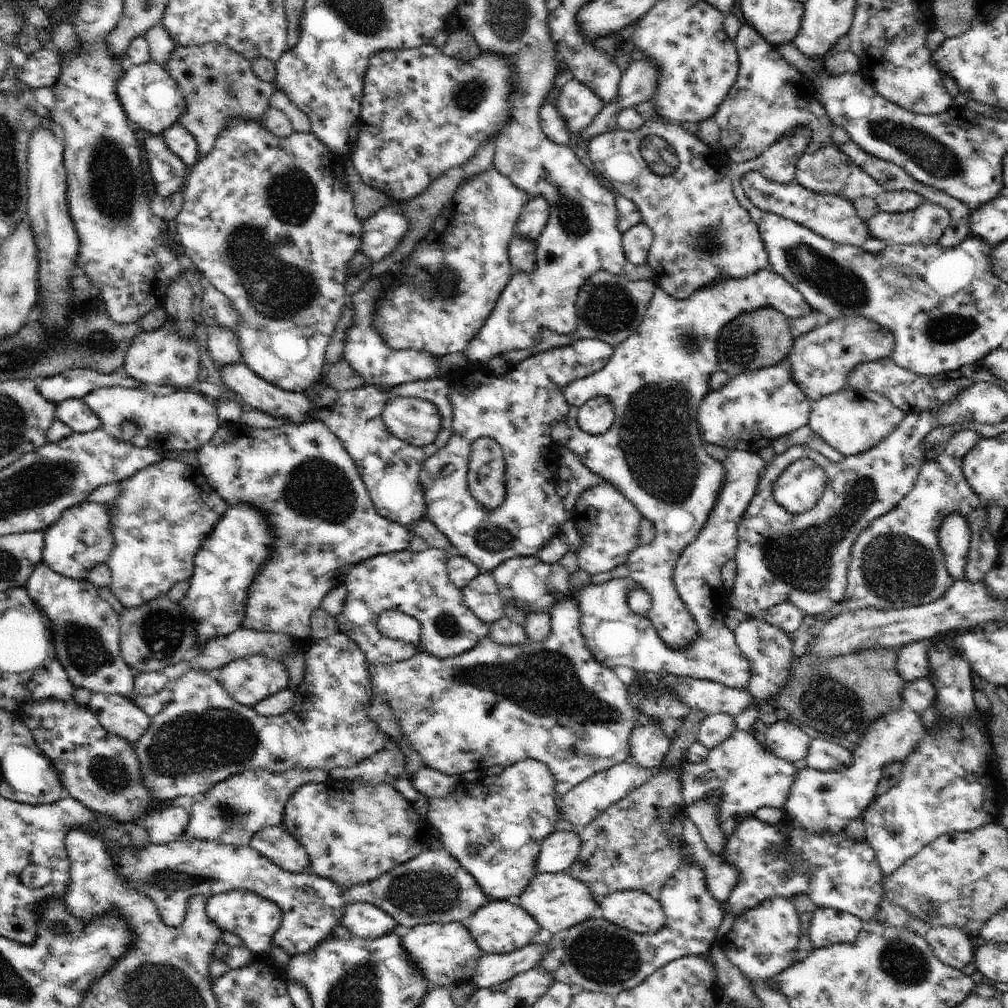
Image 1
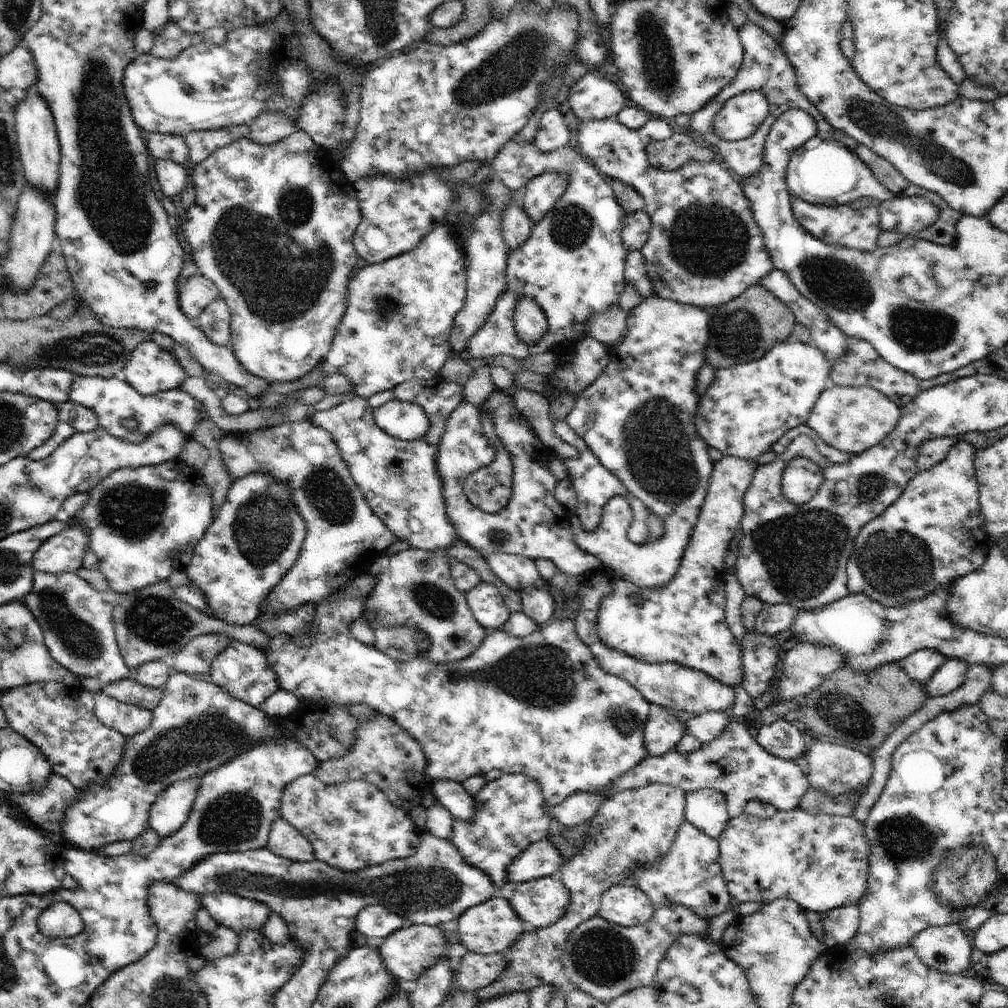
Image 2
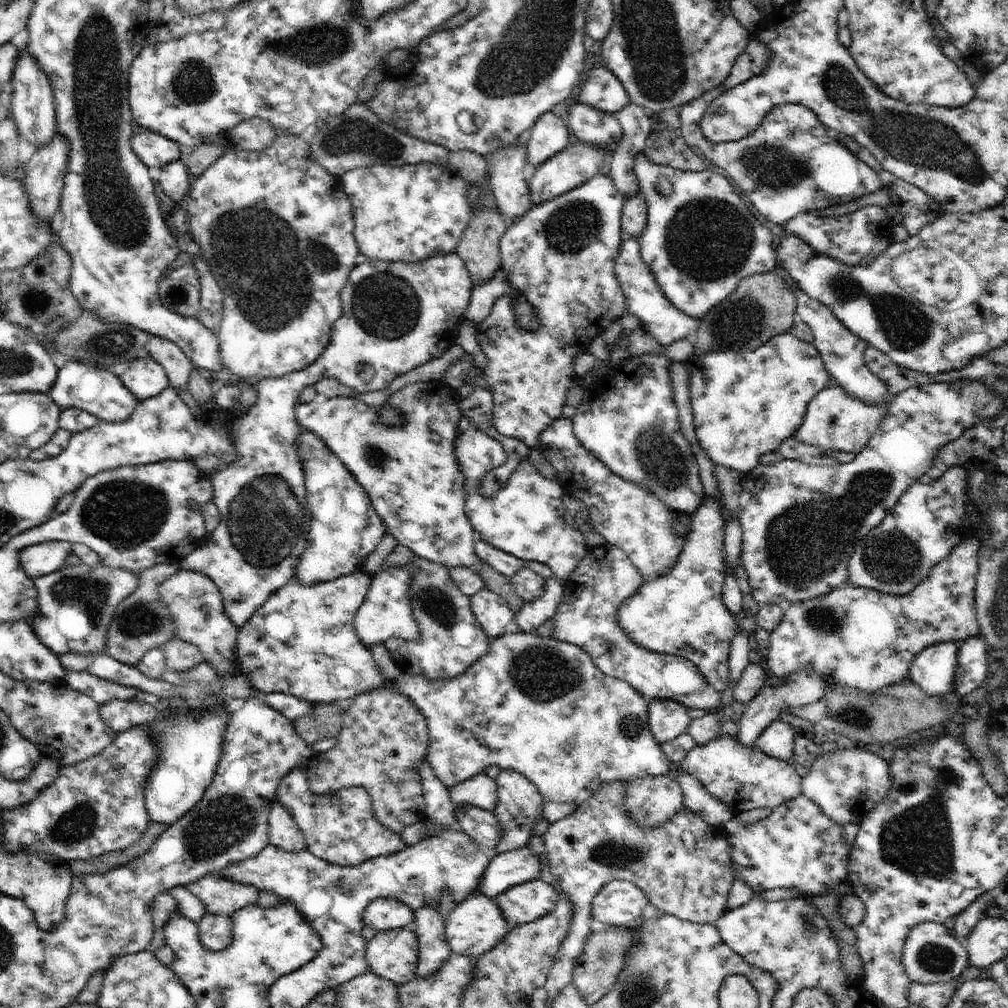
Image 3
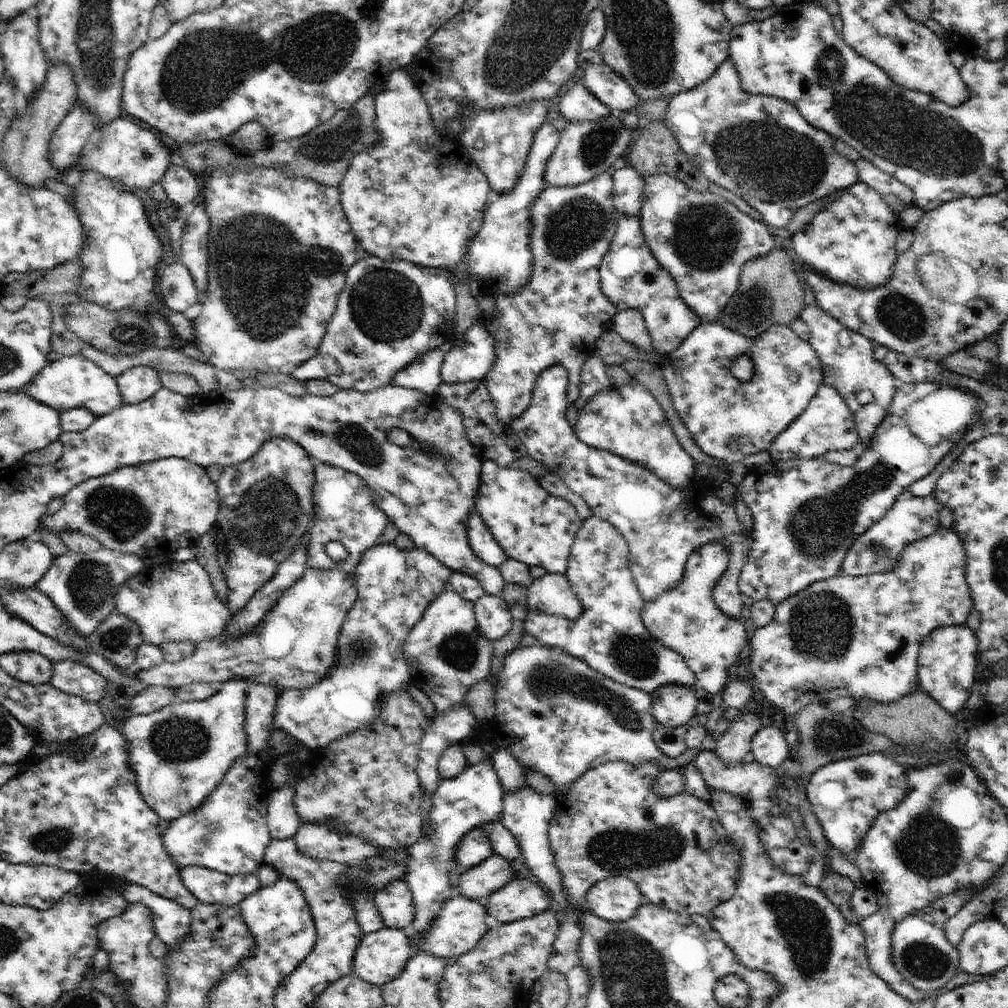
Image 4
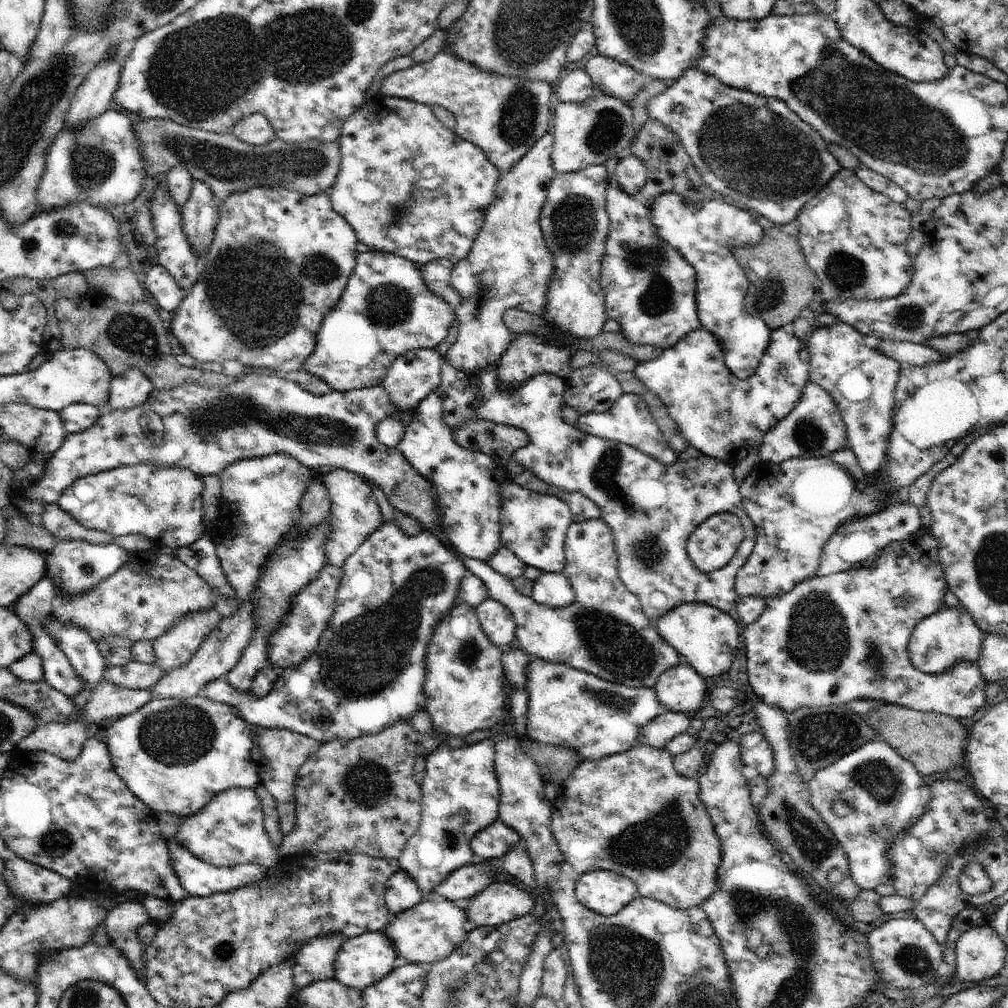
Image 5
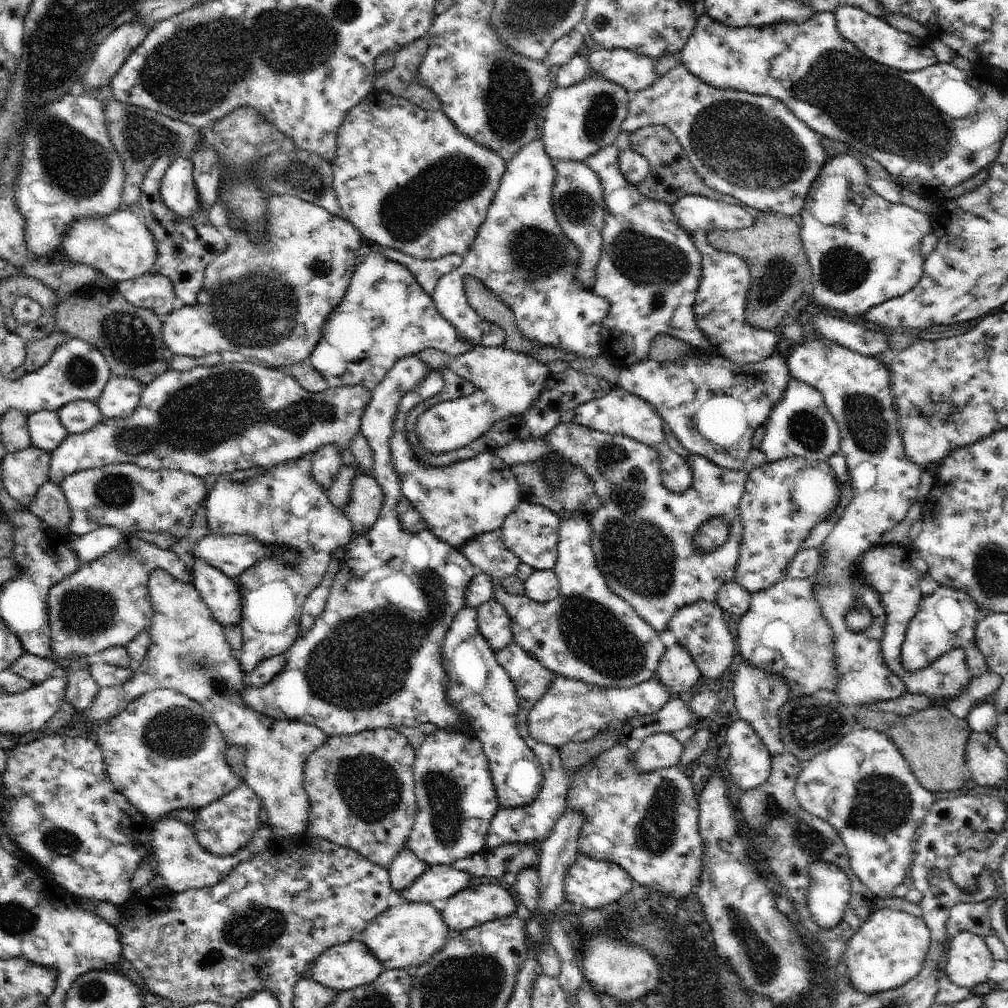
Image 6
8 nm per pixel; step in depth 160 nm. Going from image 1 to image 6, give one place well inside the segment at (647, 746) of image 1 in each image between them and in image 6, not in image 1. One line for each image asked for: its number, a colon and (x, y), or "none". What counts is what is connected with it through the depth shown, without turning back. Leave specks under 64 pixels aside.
2: (661, 734)
3: (668, 719)
4: (673, 705)
5: (680, 689)
6: (678, 673)

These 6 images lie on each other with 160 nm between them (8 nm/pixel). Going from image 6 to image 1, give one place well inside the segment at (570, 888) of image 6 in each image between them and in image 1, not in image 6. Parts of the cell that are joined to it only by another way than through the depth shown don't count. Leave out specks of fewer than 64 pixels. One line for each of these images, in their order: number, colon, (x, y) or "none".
1: (637, 911)
2: (627, 906)
3: (620, 903)
4: (616, 899)
5: (605, 892)

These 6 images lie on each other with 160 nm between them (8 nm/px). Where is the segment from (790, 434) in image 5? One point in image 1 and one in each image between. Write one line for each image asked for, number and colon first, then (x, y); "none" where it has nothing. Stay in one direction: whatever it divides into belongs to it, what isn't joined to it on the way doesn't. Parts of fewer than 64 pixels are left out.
1: (852, 421)
2: (852, 419)
3: (835, 421)
4: (827, 424)

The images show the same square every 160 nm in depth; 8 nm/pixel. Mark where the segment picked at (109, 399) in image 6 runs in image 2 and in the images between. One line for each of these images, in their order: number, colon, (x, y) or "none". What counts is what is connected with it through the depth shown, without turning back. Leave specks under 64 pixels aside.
2: (150, 369)
3: (145, 379)
4: (137, 384)
5: (131, 389)

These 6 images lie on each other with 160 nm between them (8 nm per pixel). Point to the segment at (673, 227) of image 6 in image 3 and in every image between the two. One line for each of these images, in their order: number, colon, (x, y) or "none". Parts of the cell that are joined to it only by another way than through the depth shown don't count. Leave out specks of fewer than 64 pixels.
3: (643, 297)
4: (630, 277)
5: (650, 290)

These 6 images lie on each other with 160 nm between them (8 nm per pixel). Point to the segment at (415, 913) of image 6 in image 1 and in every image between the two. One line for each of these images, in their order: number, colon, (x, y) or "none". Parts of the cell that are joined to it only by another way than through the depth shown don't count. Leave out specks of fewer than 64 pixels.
1: (499, 927)
2: (491, 927)
3: (476, 925)
4: (461, 923)
5: (432, 930)

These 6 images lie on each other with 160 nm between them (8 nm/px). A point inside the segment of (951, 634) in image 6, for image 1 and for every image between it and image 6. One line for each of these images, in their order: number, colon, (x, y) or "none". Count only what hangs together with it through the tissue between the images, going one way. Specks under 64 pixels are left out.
1: (912, 663)
2: (920, 665)
3: (934, 669)
4: (947, 662)
5: (944, 638)

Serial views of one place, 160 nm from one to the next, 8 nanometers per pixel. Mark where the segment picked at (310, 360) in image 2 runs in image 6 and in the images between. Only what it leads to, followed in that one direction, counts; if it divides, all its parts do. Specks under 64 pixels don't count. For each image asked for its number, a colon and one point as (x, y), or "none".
3: (276, 230)
4: (280, 247)
5: (279, 262)
6: (269, 301)

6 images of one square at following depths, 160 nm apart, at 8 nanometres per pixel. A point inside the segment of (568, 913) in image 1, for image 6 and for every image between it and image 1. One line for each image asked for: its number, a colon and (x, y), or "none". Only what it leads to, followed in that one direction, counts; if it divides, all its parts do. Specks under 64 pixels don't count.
2: (542, 902)
3: (522, 904)
4: (520, 899)
5: (499, 903)
6: (477, 905)

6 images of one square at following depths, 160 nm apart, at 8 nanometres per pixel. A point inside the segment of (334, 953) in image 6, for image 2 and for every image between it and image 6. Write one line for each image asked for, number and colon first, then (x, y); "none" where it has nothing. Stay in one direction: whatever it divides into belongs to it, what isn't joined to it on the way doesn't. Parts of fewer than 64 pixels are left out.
2: (408, 953)
3: (393, 955)
4: (381, 957)
5: (362, 961)

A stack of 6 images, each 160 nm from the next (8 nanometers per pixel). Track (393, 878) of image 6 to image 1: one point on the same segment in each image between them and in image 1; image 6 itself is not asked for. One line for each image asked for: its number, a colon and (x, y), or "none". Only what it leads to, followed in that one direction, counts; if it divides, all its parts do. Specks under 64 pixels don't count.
1: (365, 920)
2: (373, 920)
3: (384, 914)
4: (395, 904)
5: (402, 893)

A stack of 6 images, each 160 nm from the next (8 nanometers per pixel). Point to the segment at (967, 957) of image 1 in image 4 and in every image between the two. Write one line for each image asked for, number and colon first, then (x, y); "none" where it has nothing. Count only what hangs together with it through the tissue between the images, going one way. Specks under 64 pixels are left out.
2: (946, 948)
3: (931, 954)
4: (921, 953)

